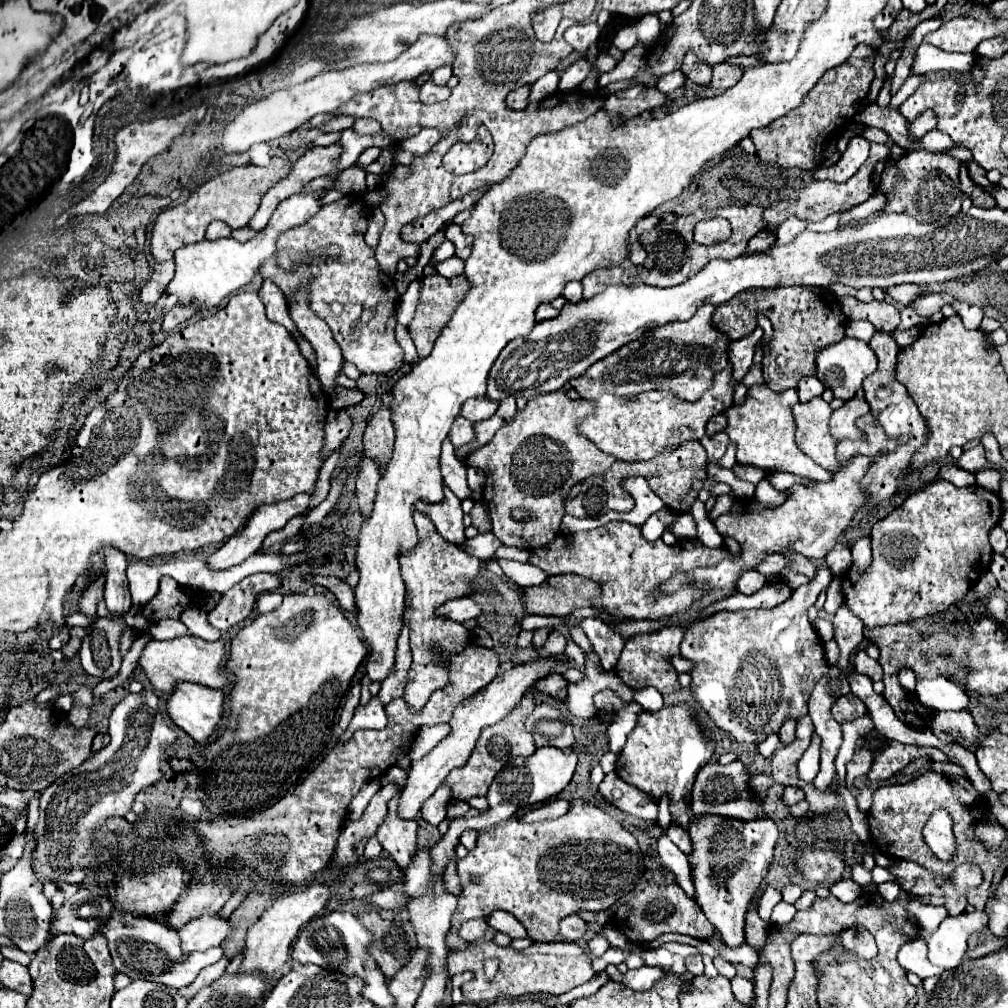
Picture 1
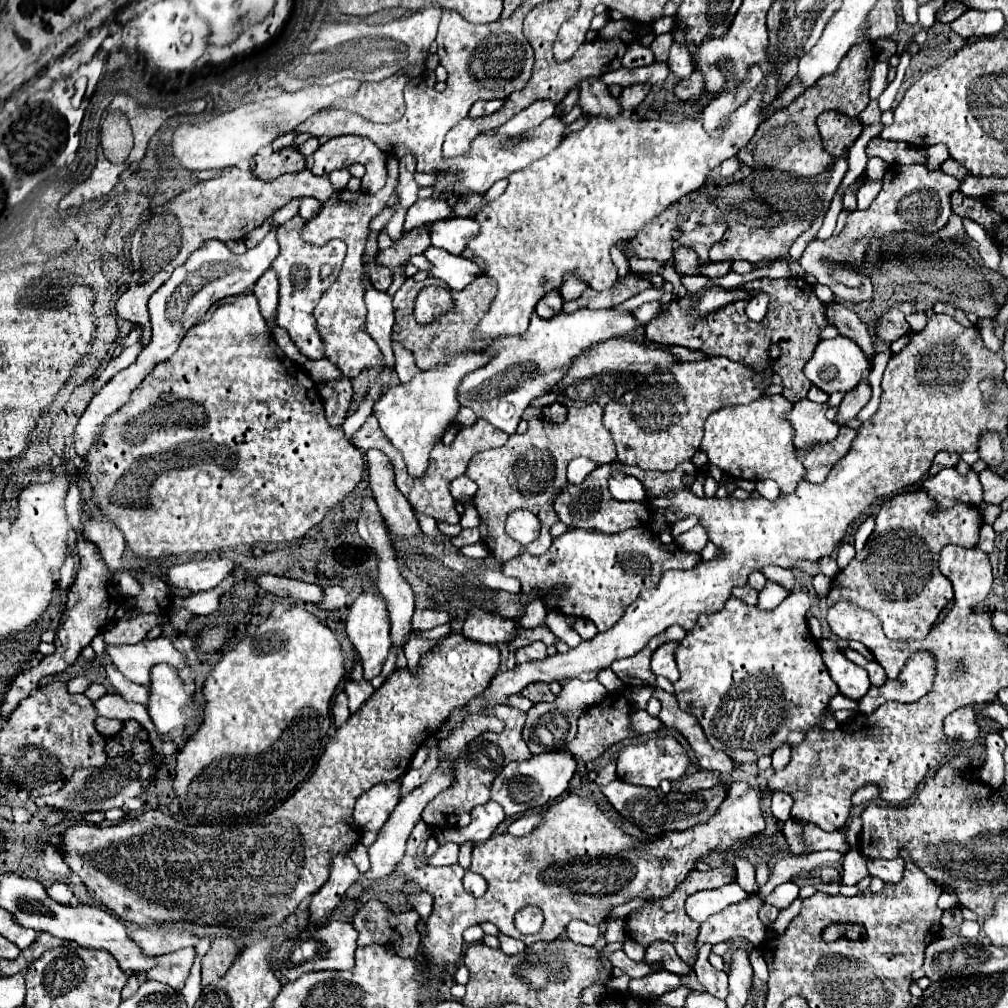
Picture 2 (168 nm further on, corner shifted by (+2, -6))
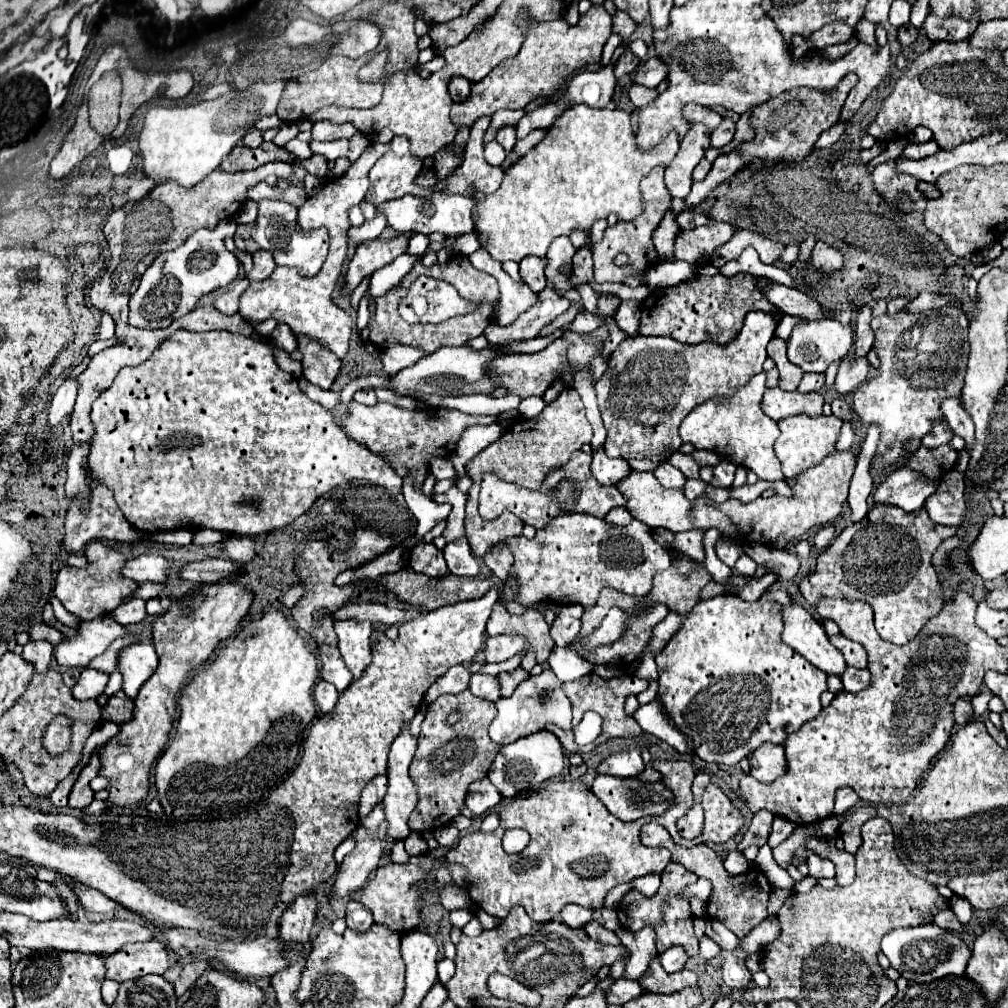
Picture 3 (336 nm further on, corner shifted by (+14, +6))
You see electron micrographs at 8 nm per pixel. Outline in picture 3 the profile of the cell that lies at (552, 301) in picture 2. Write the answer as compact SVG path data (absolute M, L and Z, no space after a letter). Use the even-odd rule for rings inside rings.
M524 257L520 261L520 275L524 283L534 291L540 293L546 287L546 277L544 277L544 265L546 259L540 257Z

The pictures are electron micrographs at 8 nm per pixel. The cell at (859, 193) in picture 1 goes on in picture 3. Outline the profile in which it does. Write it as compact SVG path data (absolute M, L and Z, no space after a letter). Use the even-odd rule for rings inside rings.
M708 219L702 227L696 227L694 231L682 231L682 235L676 239L676 259L688 263L706 263L714 249L732 239L736 229L738 227L732 223Z

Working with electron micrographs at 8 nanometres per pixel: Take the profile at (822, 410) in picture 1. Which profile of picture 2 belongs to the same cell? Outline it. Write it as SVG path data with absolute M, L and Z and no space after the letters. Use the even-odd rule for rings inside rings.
M802 399L792 405L792 411L788 413L788 423L794 429L794 445L806 447L812 443L824 443L832 441L838 435L838 425L826 419L828 405L812 403L810 399Z

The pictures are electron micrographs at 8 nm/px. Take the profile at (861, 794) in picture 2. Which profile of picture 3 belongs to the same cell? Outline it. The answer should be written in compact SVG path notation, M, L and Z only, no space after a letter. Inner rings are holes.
M842 787L836 793L836 809L834 809L834 813L836 815L842 815L848 809L852 809L858 801L860 801L860 797L858 797L856 791L850 791L850 787Z

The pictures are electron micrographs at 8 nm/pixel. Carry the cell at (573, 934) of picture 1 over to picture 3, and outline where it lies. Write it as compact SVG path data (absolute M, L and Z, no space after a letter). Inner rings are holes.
M566 905L560 911L560 919L572 929L582 929L592 919L592 909L586 909L580 905Z

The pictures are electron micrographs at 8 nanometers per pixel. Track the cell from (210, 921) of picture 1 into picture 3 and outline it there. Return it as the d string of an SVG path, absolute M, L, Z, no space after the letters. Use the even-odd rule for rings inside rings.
M158 939L144 943L128 943L120 951L106 957L106 977L118 983L128 979L140 979L148 973L162 975L168 967L170 949Z

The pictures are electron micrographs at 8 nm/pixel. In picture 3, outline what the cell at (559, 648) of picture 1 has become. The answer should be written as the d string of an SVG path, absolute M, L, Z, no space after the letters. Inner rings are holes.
M498 635L486 639L486 661L488 663L500 663L506 661L518 653L522 653L526 647L526 637L522 635Z

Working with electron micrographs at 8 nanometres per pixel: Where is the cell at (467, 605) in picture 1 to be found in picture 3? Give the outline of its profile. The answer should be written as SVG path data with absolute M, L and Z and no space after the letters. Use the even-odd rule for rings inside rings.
M362 603L362 605L344 605L334 613L334 619L366 619L370 623L396 625L404 619L404 609L392 609L378 603Z

